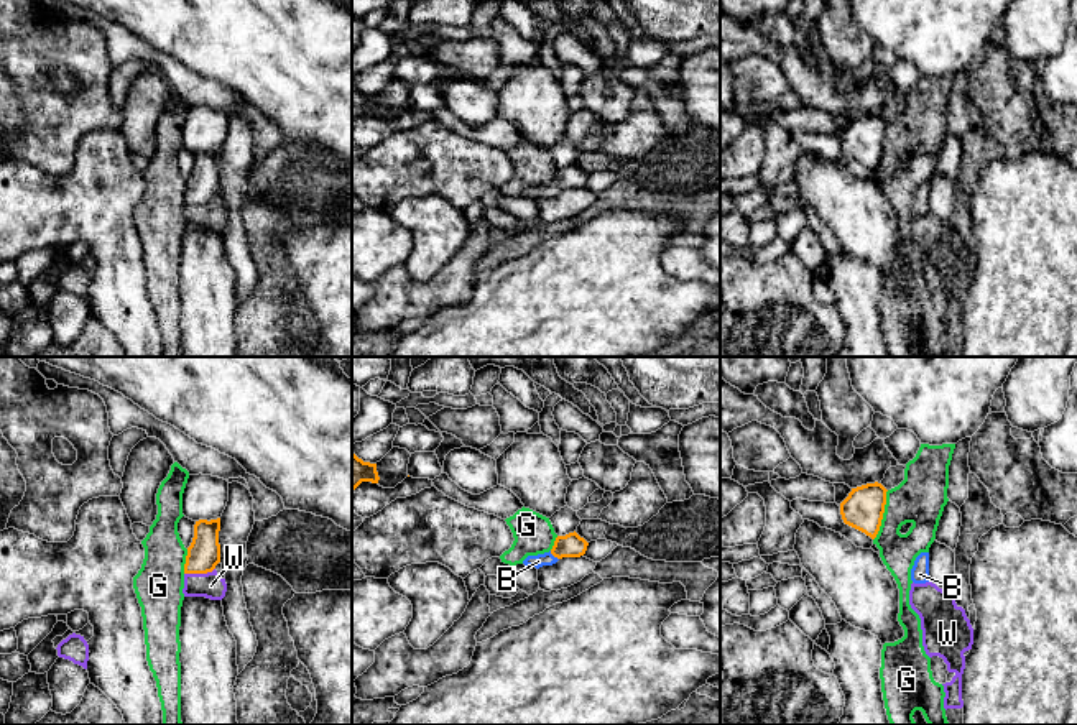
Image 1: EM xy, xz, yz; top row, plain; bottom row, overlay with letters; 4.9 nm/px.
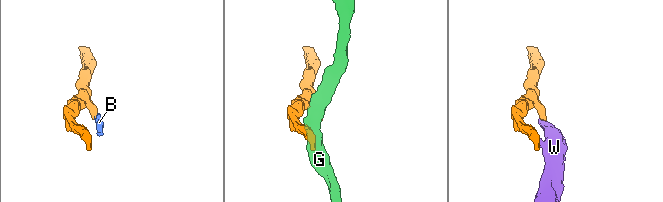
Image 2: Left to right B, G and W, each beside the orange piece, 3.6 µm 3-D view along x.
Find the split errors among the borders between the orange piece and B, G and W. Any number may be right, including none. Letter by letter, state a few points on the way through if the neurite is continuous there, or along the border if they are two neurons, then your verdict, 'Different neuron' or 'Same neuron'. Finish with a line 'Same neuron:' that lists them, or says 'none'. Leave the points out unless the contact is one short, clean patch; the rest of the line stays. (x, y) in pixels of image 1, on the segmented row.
B: Path across: xz (571, 544), (554, 556), (538, 561). Same neuron
G: Different neuron
W: Boundary: xy (214, 567), (206, 572), (184, 574). Different neuron
Same neuron: B

